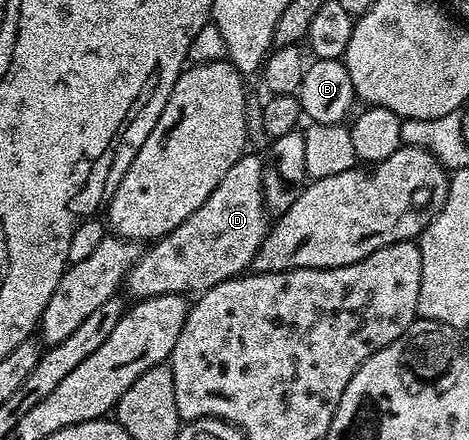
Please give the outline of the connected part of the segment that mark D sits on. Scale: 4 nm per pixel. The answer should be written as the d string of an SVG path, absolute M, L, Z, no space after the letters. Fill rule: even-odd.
M245 155L226 171L222 183L210 191L210 199L190 215L174 231L170 231L159 241L151 242L141 252L140 258L134 263L126 278L127 296L132 299L157 297L158 295L199 295L212 289L218 283L228 281L231 277L239 277L251 266L258 247L262 247L262 239L270 228L270 214L264 207L262 195L262 167L263 160L259 156Z

